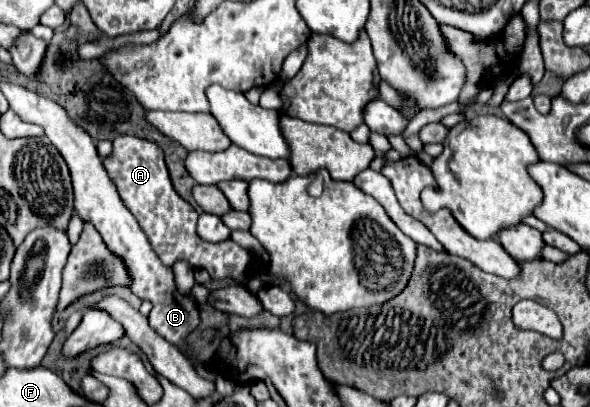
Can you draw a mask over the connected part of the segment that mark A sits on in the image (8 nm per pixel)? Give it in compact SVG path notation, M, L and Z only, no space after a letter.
M118 136L114 142L114 150L108 158L104 158L104 166L108 176L118 188L120 198L124 200L126 208L134 214L140 228L148 236L152 248L160 256L166 266L172 266L176 260L184 258L190 262L192 268L204 268L212 278L232 278L240 280L246 276L246 266L250 262L250 254L232 240L222 244L204 242L196 234L196 210L184 202L176 190L172 188L170 174L164 162L164 152L148 140L136 136Z

